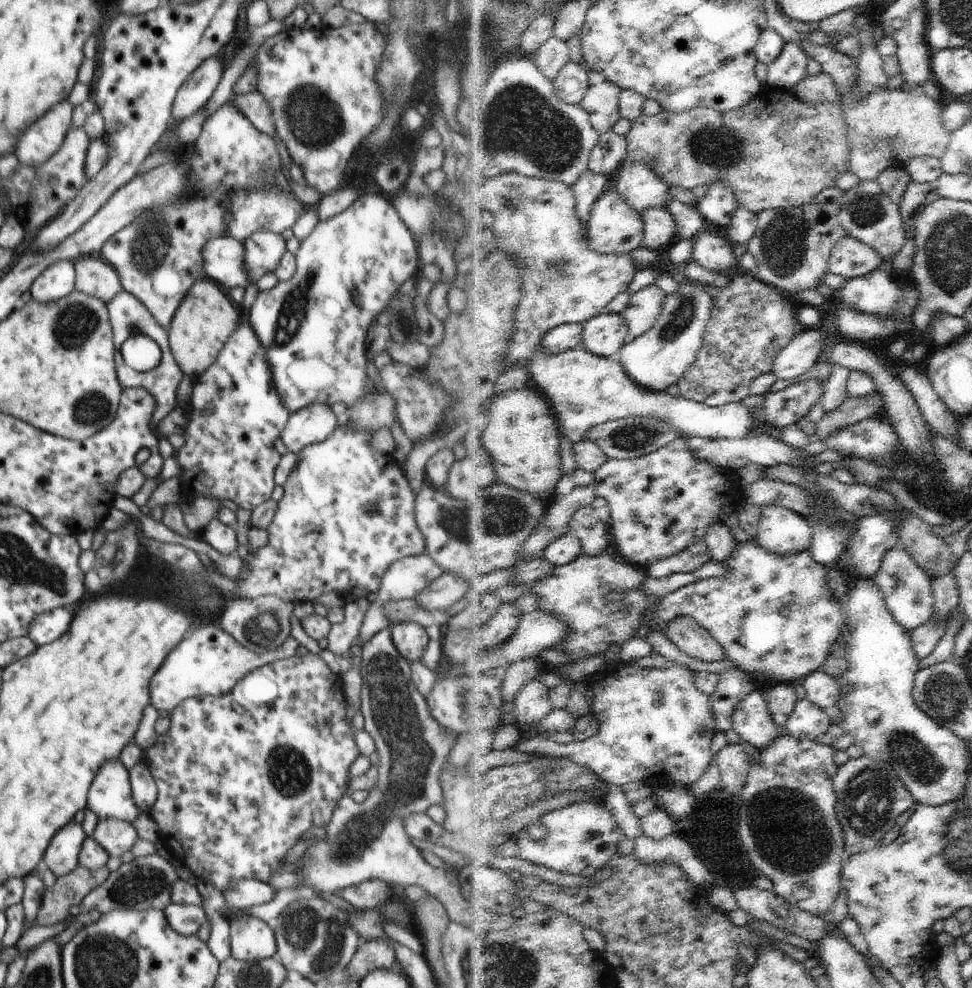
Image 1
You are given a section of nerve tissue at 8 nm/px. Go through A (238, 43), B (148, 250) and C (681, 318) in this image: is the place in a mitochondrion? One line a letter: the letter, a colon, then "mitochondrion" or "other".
A: other
B: mitochondrion
C: mitochondrion

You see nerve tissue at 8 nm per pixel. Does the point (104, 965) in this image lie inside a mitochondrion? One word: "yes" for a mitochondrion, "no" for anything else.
yes

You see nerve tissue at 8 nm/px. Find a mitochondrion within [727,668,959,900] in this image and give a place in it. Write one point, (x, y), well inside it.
(799, 836)

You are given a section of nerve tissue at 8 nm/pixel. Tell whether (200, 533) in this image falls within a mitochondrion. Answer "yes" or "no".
no

